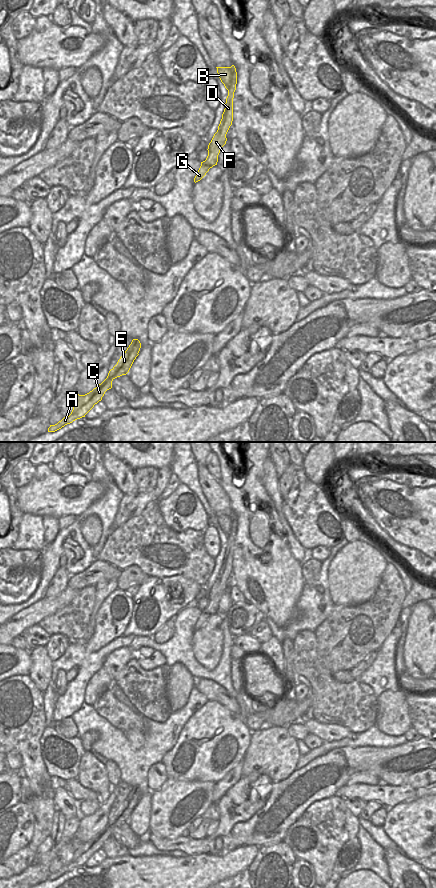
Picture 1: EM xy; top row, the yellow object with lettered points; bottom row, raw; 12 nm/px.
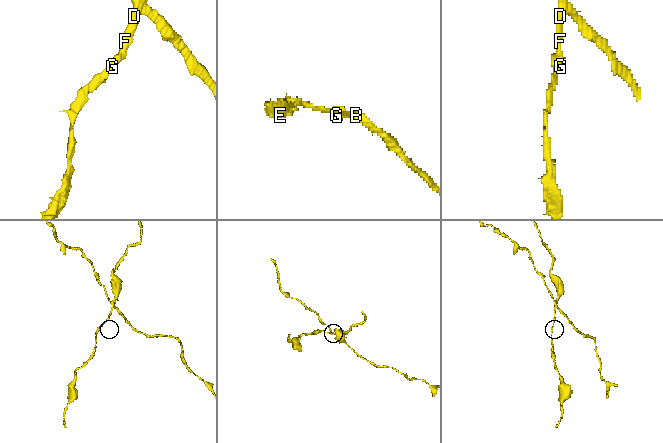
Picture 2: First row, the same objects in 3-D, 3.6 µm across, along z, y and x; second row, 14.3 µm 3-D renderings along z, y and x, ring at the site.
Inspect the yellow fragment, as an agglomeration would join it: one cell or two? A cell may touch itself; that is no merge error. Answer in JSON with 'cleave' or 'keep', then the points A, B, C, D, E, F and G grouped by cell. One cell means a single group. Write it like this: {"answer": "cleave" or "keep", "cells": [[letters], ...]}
{"answer": "cleave", "cells": [["A", "C", "D", "E", "F", "G"], ["B"]]}

